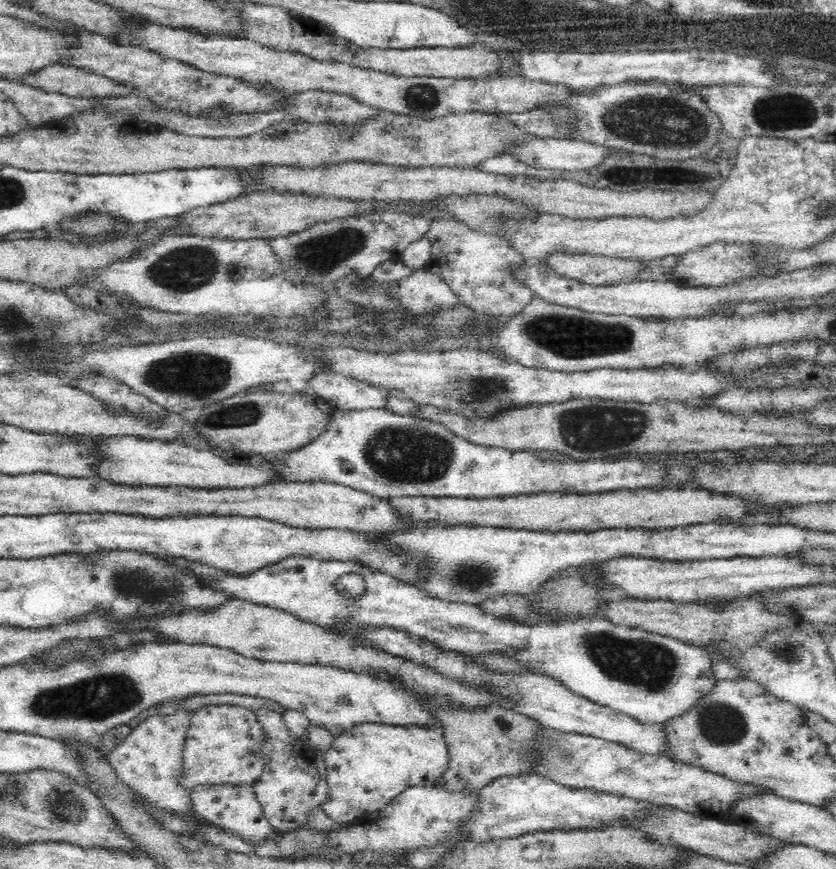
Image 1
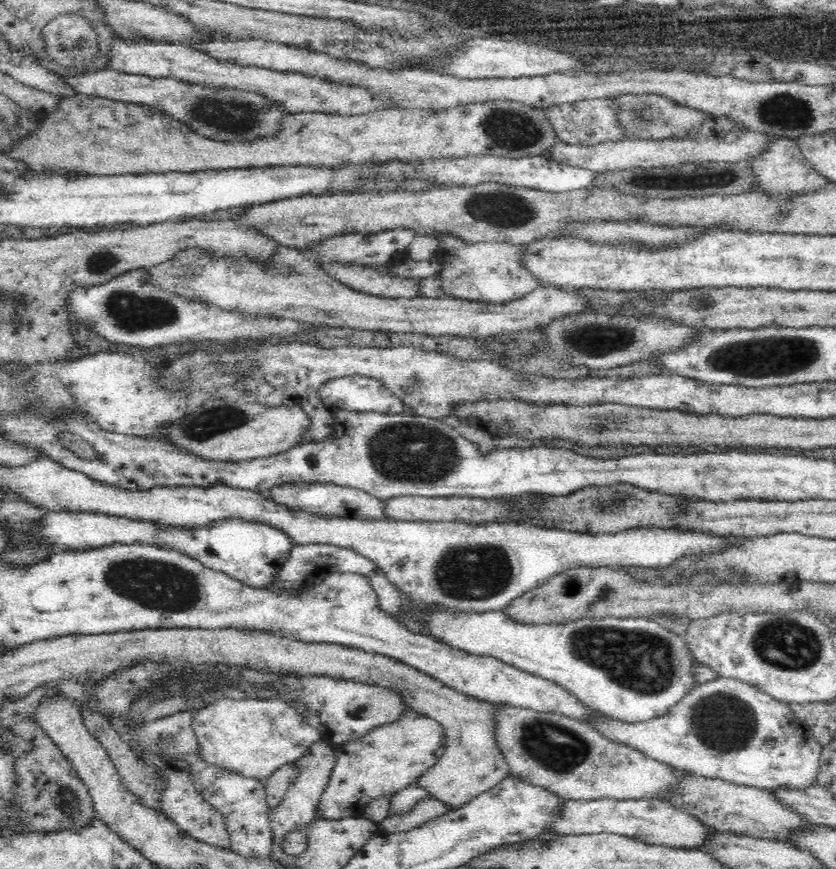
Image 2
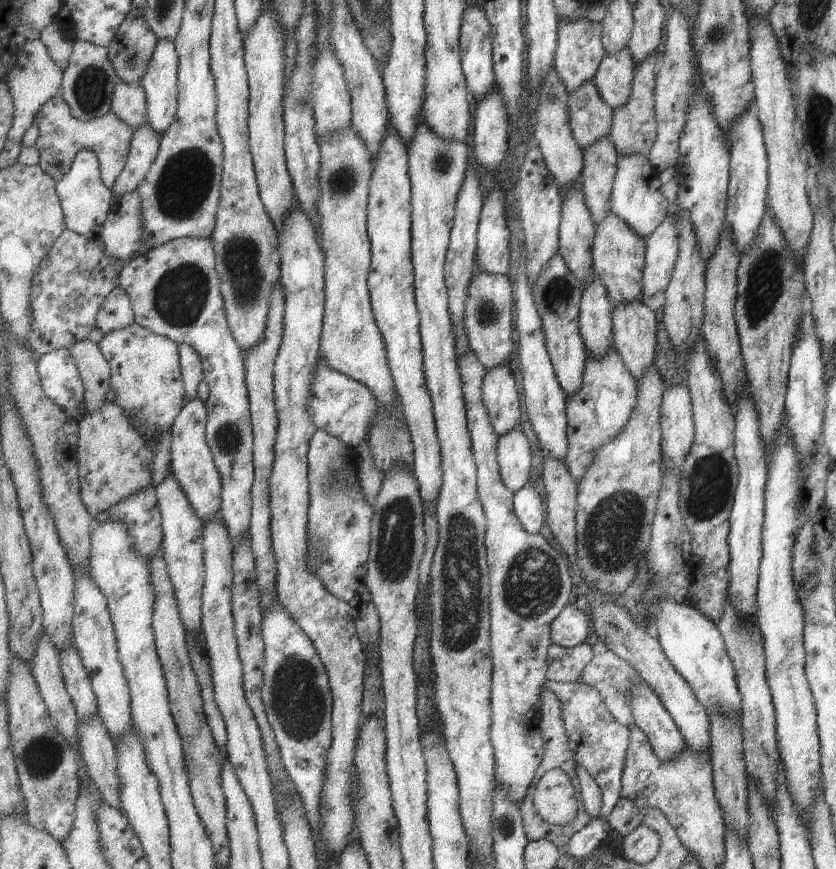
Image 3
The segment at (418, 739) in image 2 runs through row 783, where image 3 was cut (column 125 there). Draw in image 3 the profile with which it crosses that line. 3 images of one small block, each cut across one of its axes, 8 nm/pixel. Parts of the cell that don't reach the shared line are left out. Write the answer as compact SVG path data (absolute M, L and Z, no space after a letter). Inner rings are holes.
M135 323L105 334L99 344L107 362L110 362L115 402L141 422L138 431L148 441L169 432L188 403L179 356L180 343Z

